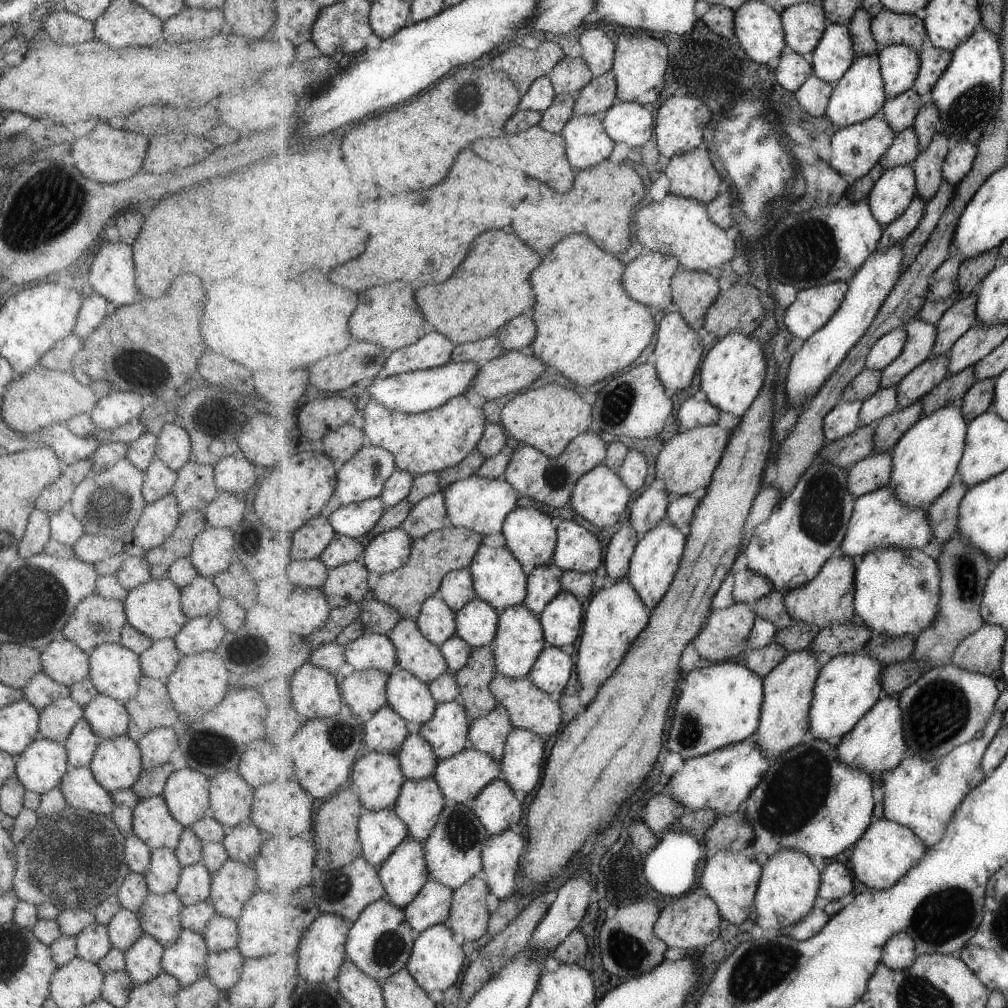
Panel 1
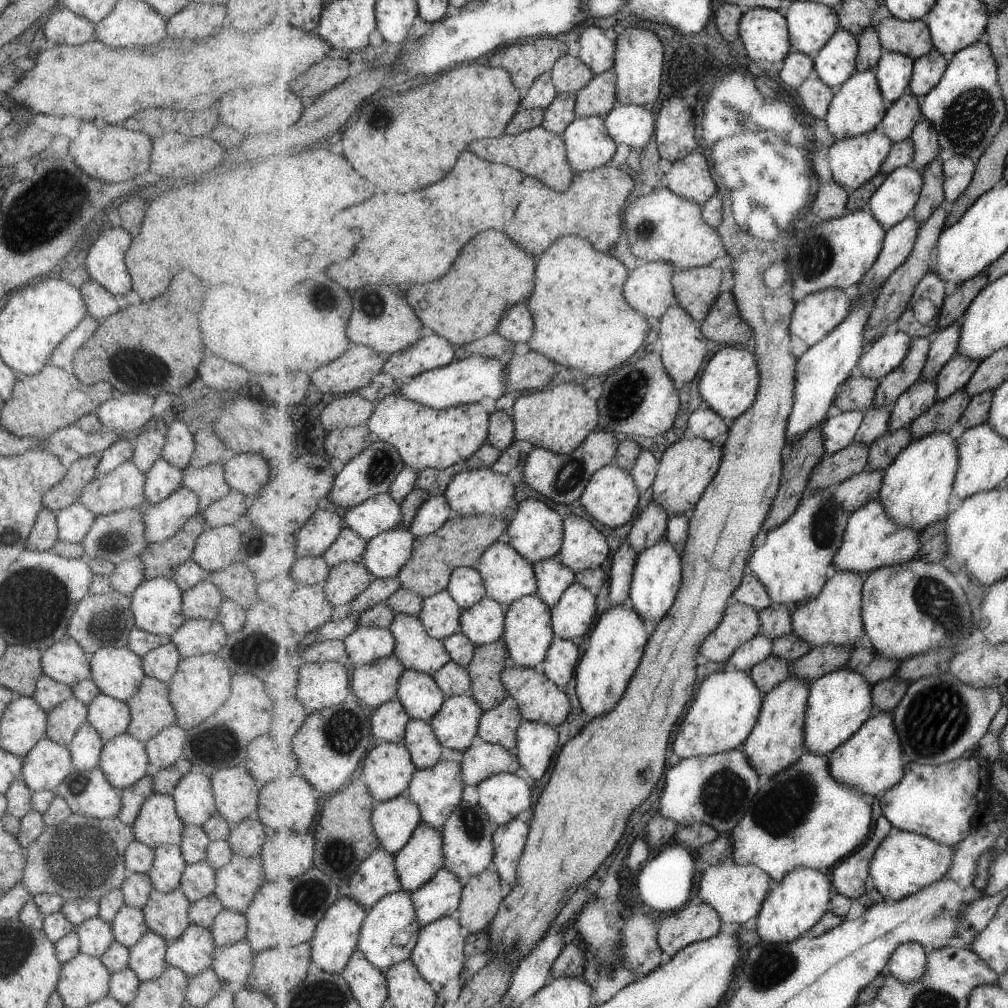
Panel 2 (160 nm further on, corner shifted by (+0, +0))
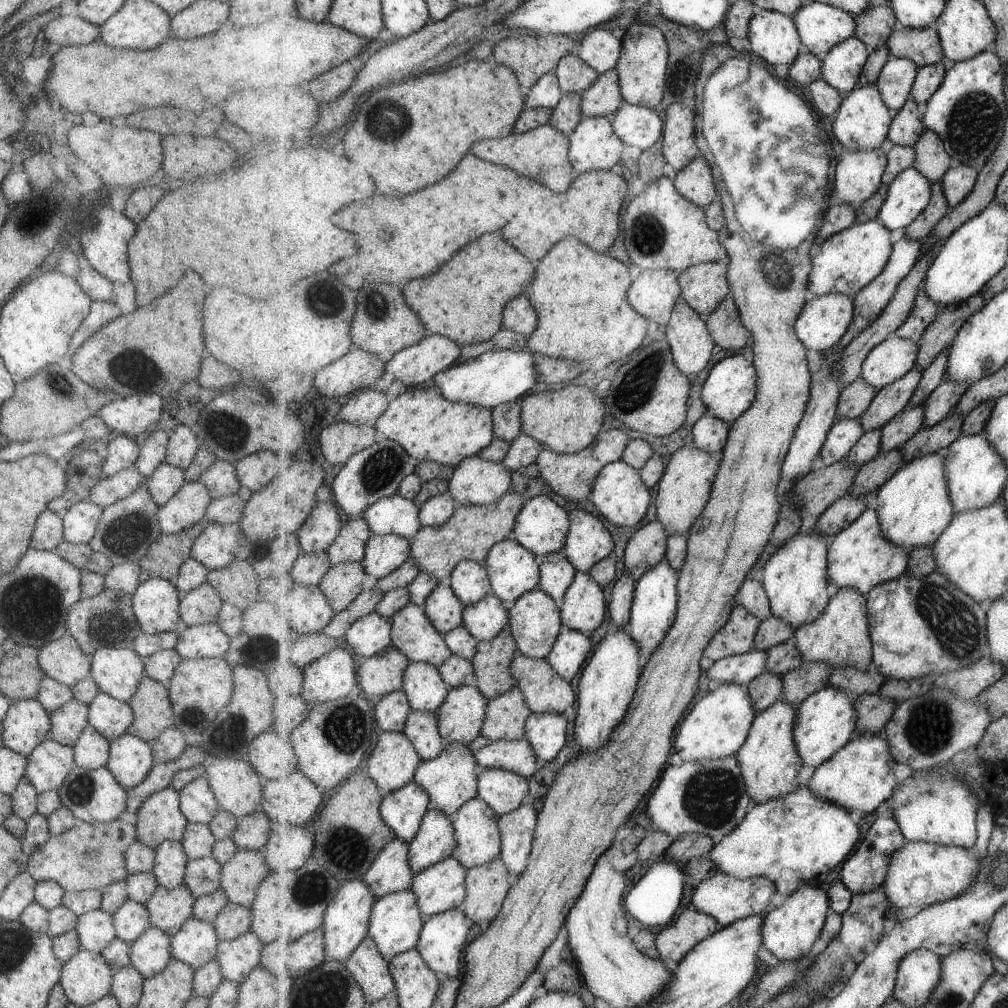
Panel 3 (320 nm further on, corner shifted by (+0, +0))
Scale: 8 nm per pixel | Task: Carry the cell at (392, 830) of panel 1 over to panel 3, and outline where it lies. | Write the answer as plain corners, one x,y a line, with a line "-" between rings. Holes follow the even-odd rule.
413,781
398,791
385,794
380,809
383,820
395,834
410,843
418,835
423,817
431,809
430,804
428,792

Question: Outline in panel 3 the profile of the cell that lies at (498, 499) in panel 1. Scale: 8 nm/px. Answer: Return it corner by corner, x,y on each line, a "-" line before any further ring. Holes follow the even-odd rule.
479,455
470,456
462,460
455,468
455,472
448,480
451,494
462,505
488,505
496,503
512,490
511,471
503,464
485,460

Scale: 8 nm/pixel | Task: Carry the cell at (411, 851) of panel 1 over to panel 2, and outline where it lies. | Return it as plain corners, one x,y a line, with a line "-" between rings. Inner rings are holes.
421,823
407,846
396,854
396,867
404,890
414,893
446,864
442,830

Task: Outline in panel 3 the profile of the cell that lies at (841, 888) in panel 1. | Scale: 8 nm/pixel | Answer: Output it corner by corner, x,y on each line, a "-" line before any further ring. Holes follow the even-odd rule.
877,818
868,828
862,843
842,864
839,873
839,879
845,883
847,888
851,889
854,895
873,892
883,887
889,872
892,856
908,840
905,838
899,823
893,818

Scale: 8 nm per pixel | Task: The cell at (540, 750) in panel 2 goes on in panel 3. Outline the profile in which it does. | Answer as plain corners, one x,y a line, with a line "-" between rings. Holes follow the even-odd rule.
533,713
526,722
526,739
533,745
540,761
549,762
559,756
569,737
569,720
563,713

